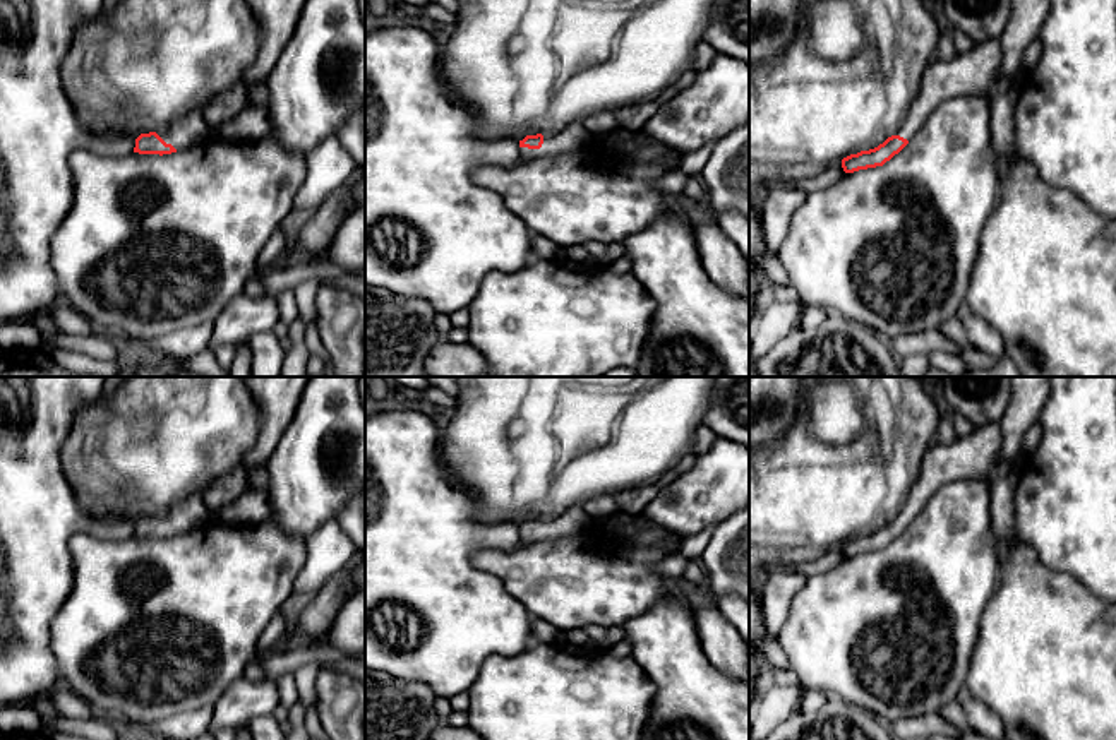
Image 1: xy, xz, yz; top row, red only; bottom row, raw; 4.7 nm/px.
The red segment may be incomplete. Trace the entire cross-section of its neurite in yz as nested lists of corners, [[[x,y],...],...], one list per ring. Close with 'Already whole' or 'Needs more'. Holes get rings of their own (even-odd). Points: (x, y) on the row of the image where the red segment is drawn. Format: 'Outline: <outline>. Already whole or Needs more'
Outline: [[[998,39],[975,45],[953,60],[929,63],[921,74],[921,86],[914,96],[898,132],[874,149],[861,151],[842,159],[845,173],[883,166],[898,154],[924,127],[929,115],[946,99],[958,96],[993,98],[996,74],[1003,62]]]. Needs more

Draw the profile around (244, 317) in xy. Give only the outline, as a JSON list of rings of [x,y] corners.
[[[242,293],[211,324],[209,349],[247,343],[255,334],[273,331],[278,320],[279,305],[276,296],[250,298],[247,293]]]

